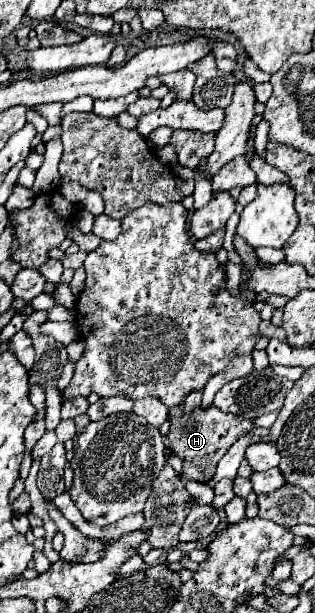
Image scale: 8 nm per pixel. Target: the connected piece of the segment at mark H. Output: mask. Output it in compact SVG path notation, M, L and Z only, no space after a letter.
M176 405L176 409L170 409L170 431L166 433L166 451L174 453L182 459L182 473L180 477L184 481L198 481L208 483L214 477L218 461L226 455L226 451L236 443L242 435L246 435L254 423L246 417L236 417L232 413L224 413L210 407L196 407L190 413L184 413L182 405Z

